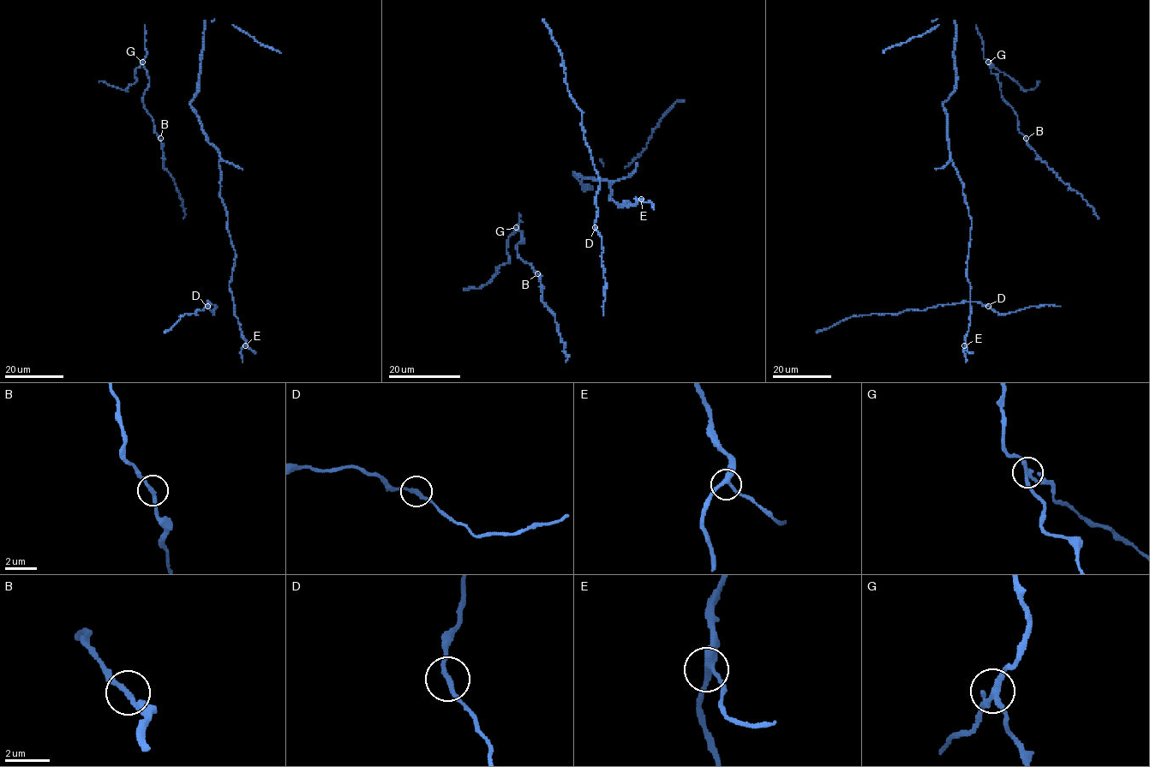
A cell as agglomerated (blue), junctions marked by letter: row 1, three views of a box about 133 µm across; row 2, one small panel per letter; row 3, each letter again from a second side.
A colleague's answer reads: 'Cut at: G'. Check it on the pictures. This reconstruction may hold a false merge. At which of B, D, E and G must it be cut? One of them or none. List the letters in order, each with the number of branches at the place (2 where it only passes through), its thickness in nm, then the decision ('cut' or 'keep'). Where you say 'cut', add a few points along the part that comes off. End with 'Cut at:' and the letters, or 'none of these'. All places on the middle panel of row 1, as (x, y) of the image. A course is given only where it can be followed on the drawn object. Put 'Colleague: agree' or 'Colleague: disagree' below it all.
B: 2 | 200 nm | keep
D: 2 | 220 nm | keep
E: 3 | 280 nm | keep
G: 3 | 220 nm | cut | (516, 228), (506, 240), (510, 260), (496, 270), (496, 274), (488, 283), (479, 288), (471, 287), (463, 290)
Cut at: G
Colleague: agree

